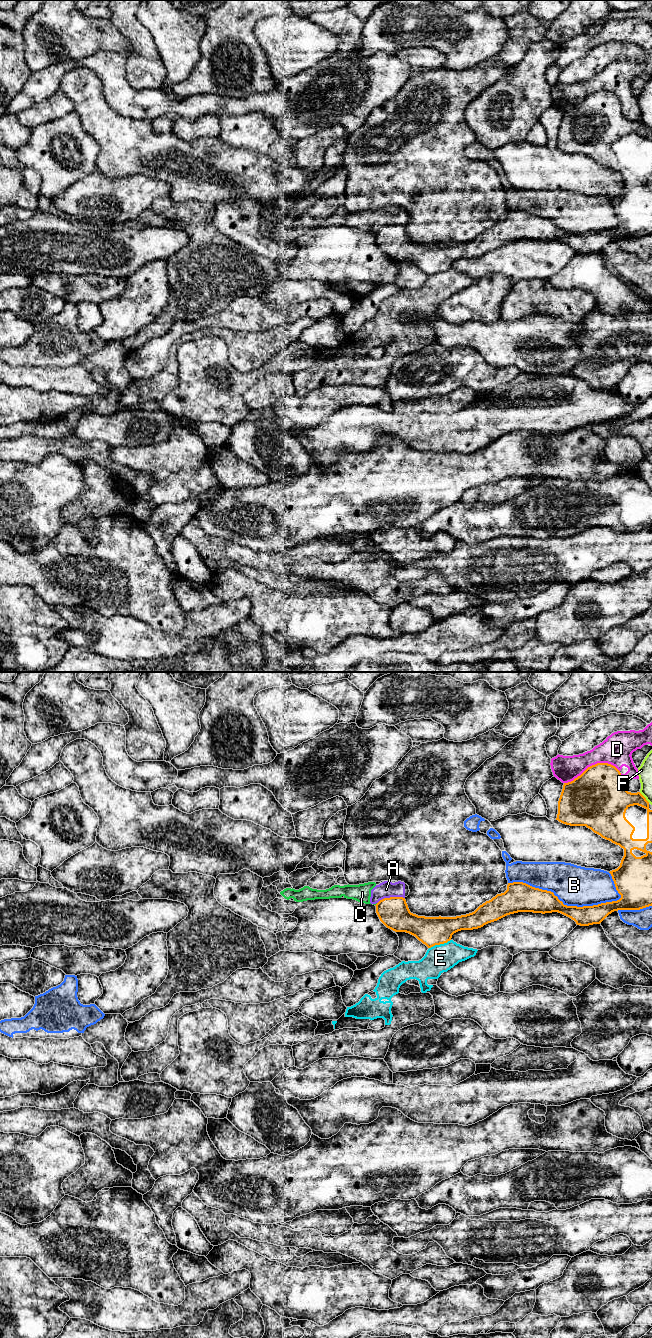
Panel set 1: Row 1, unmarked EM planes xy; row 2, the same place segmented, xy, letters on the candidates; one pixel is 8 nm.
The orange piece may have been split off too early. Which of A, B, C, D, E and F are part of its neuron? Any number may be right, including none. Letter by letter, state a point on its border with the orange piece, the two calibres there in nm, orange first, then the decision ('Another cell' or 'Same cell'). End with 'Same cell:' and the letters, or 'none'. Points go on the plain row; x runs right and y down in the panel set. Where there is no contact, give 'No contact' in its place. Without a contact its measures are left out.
A: Touches orange at xy (390, 225). Thickness 240 nm (orange) against 140 nm. Another cell
B: Touches orange at xy (565, 233). Thickness 200 nm (orange) against 320 nm. Another cell
C: Touches orange at xy (376, 232). Thickness 240 nm (orange) against 20 nm. Another cell
D: Touches orange at xy (592, 93). Thickness 440 nm (orange) against 240 nm. Another cell
E: Touches orange at xy (439, 272). Thickness 240 nm (orange) against 220 nm. Another cell
F: Touches orange at xy (644, 125). Thickness 260 nm (orange) against 110 nm. Another cell
Same cell: none

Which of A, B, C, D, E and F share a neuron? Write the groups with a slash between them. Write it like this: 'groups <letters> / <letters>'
groups A C / B / D / E / F

